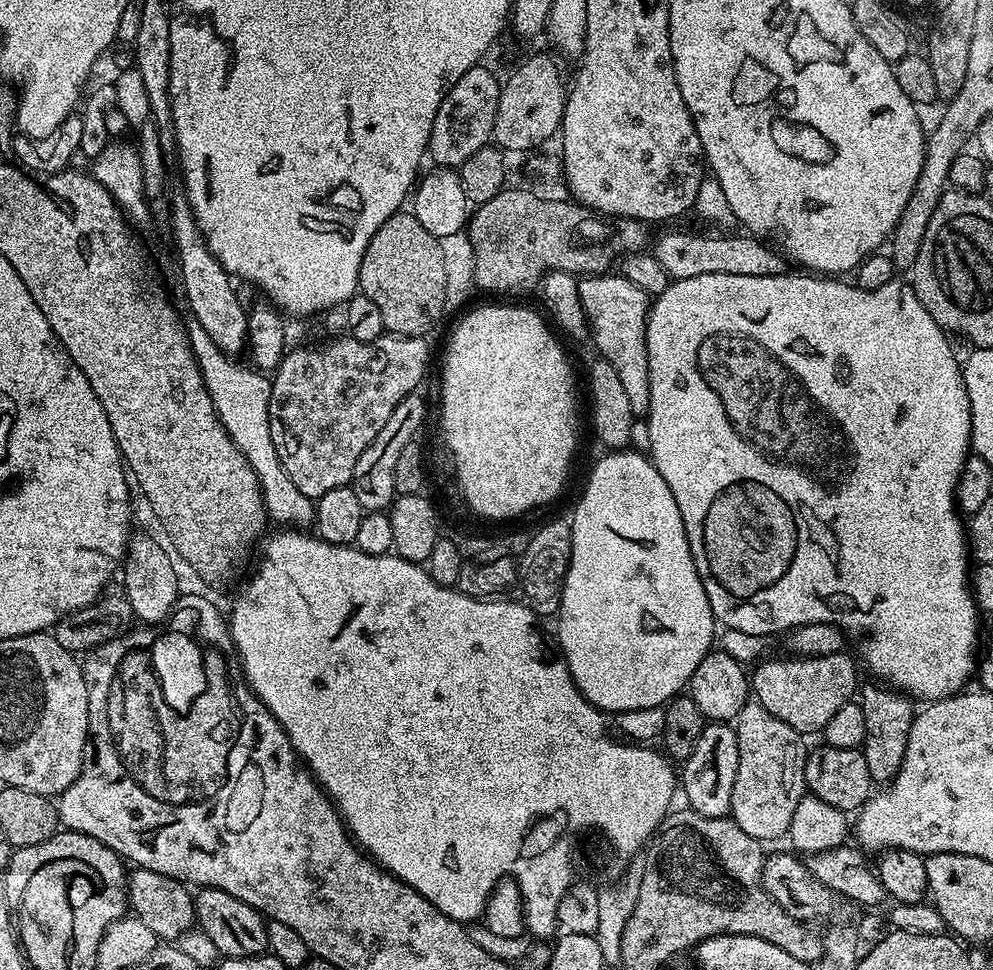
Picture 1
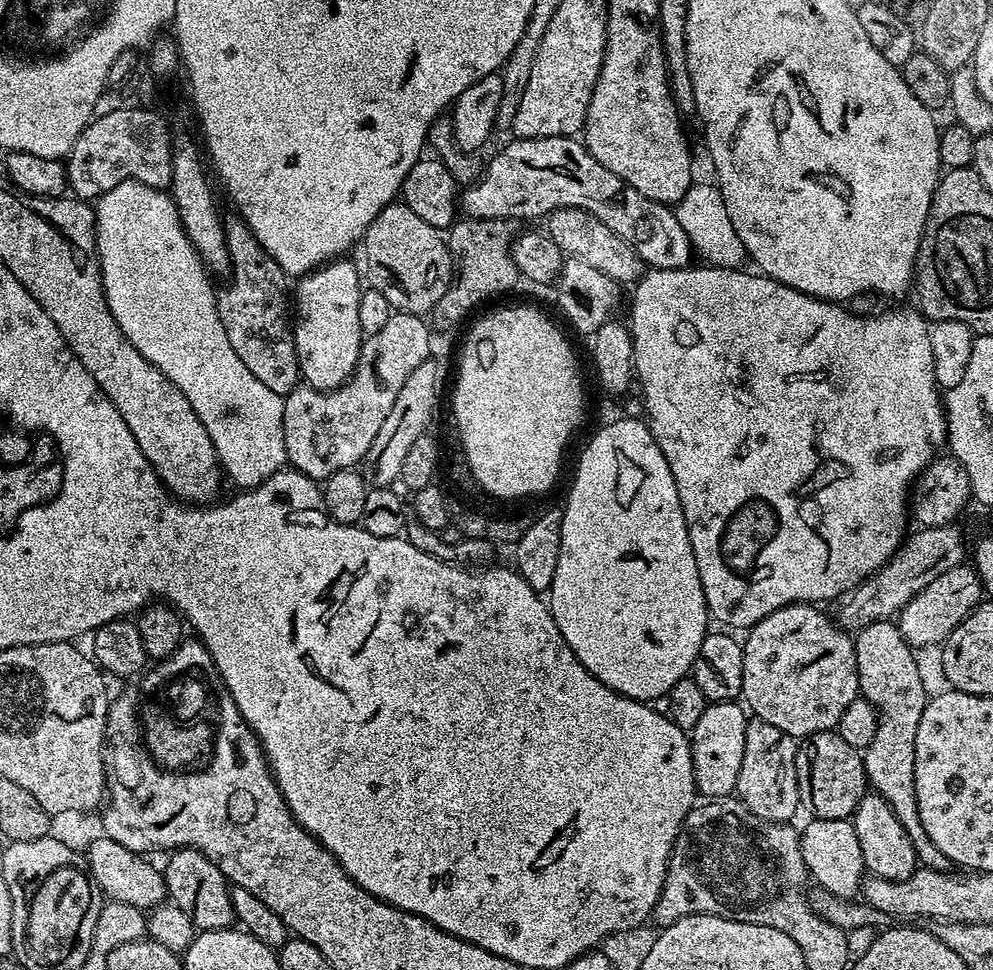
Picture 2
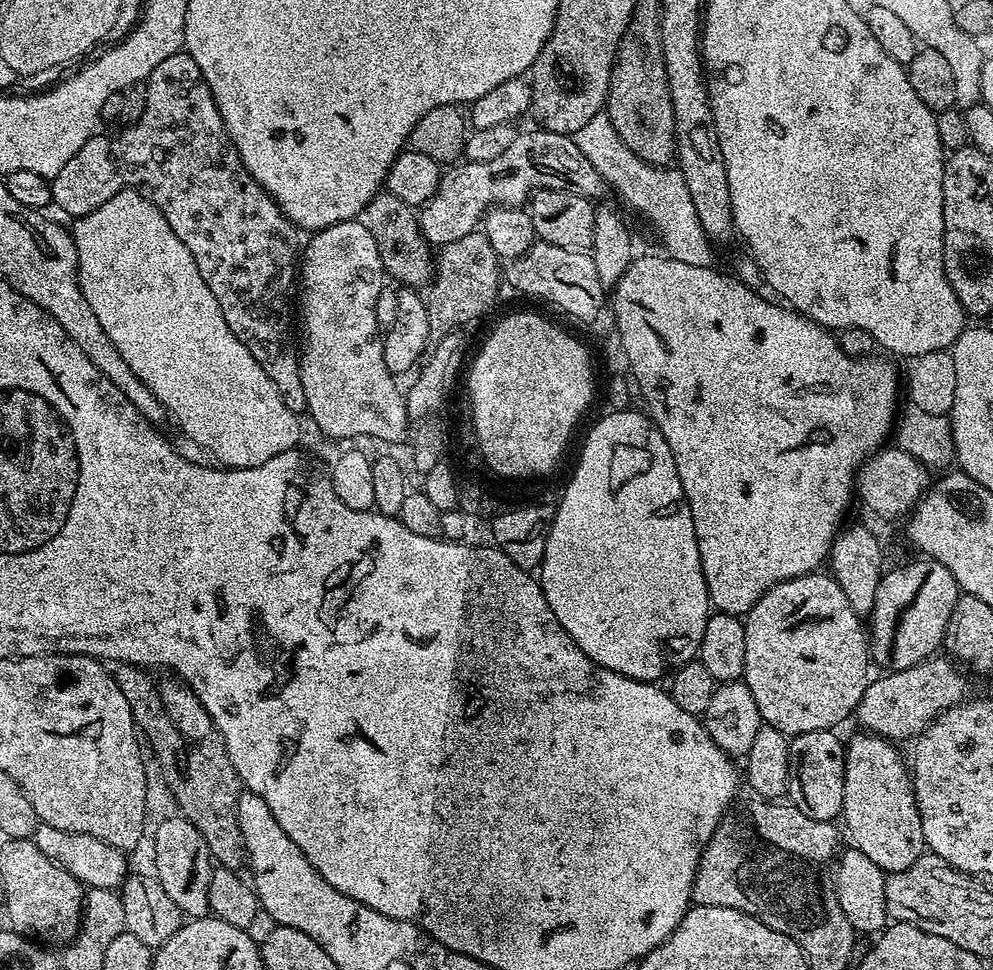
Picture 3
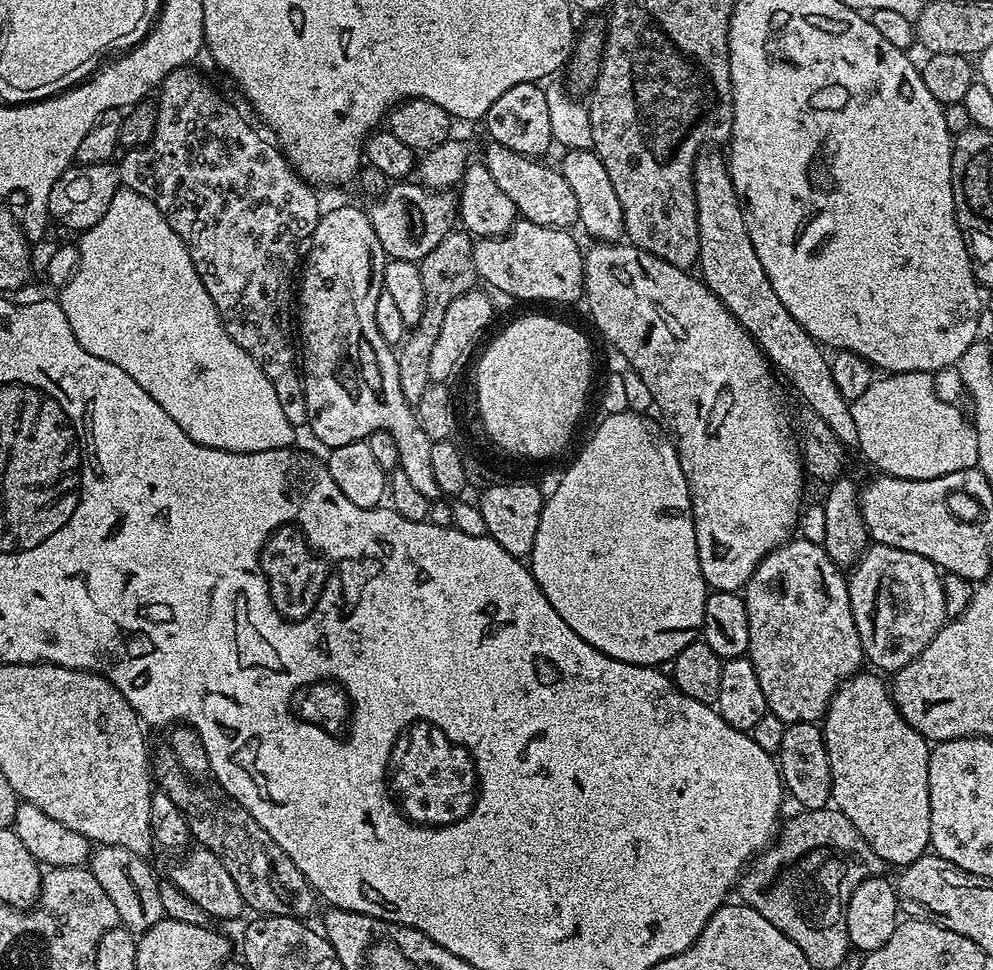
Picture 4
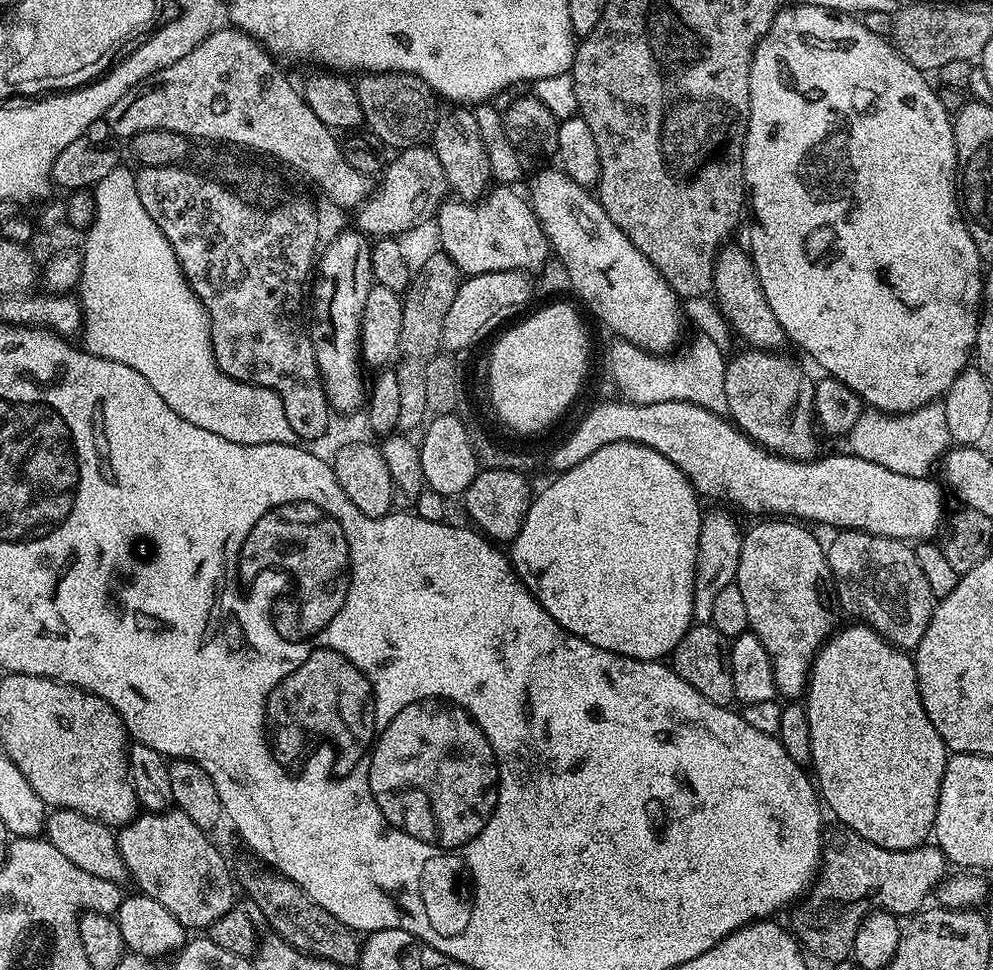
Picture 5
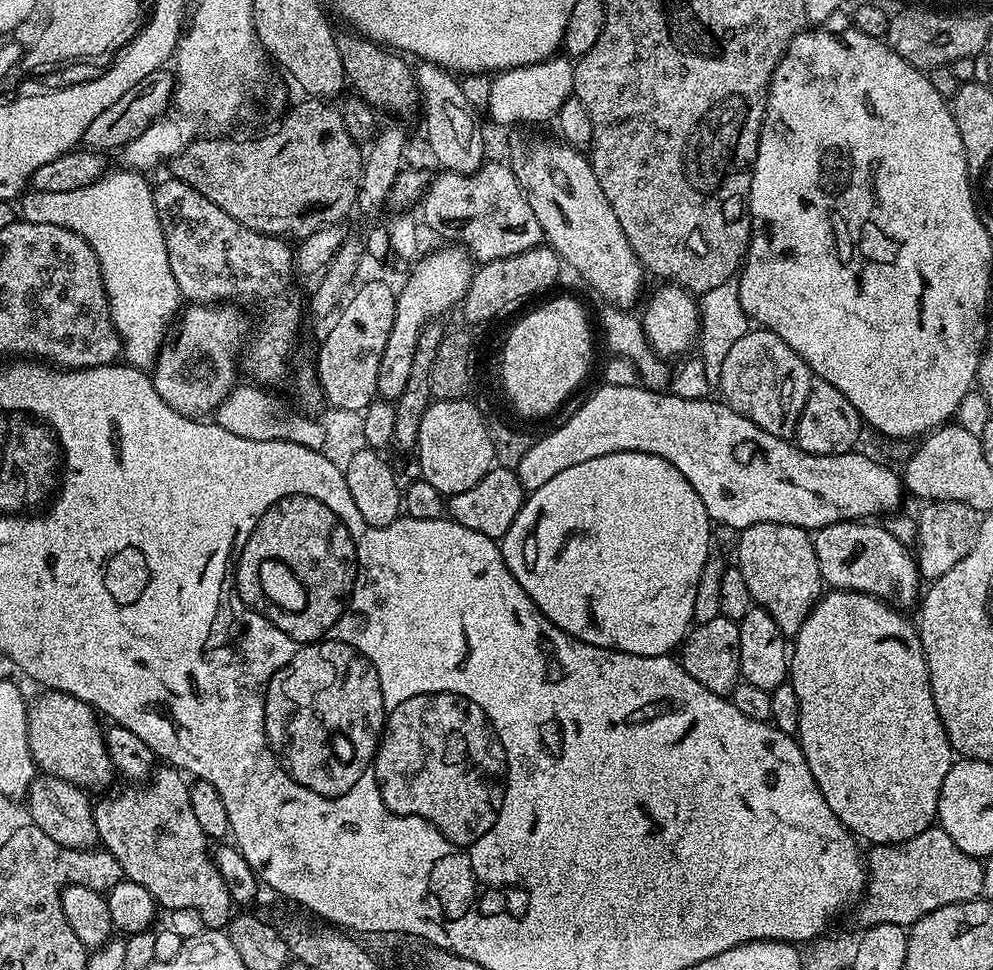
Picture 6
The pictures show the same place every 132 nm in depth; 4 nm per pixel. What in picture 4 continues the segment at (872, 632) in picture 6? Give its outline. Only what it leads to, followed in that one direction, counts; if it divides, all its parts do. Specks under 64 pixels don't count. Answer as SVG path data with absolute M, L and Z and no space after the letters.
M861 670L852 679L836 692L830 702L828 711L824 713L822 721L824 729L824 741L826 742L826 754L830 758L830 774L832 775L832 799L831 803L840 809L846 818L862 834L862 838L882 858L885 865L900 864L907 866L913 864L919 856L925 855L930 848L930 786L928 785L928 753L930 751L929 741L924 739L924 735L918 730L914 730L902 718L902 714L896 708L896 703L892 701L892 693L883 675L872 670Z

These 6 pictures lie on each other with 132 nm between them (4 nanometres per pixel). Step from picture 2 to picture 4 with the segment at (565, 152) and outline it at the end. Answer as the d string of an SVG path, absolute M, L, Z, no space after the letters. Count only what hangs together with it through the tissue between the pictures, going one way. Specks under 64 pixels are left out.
M396 182L380 199L373 199L366 211L385 256L394 260L423 260L447 232L453 231L458 220L457 197L452 190L433 190L419 182Z

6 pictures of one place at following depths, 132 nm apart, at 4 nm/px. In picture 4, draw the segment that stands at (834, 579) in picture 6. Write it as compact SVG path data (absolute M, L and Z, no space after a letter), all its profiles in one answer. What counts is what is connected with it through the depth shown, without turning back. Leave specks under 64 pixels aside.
M872 542L869 543L867 552L860 557L860 561L847 573L846 579L854 626L864 647L867 663L881 673L895 674L902 666L918 658L946 623L941 569L922 554Z

